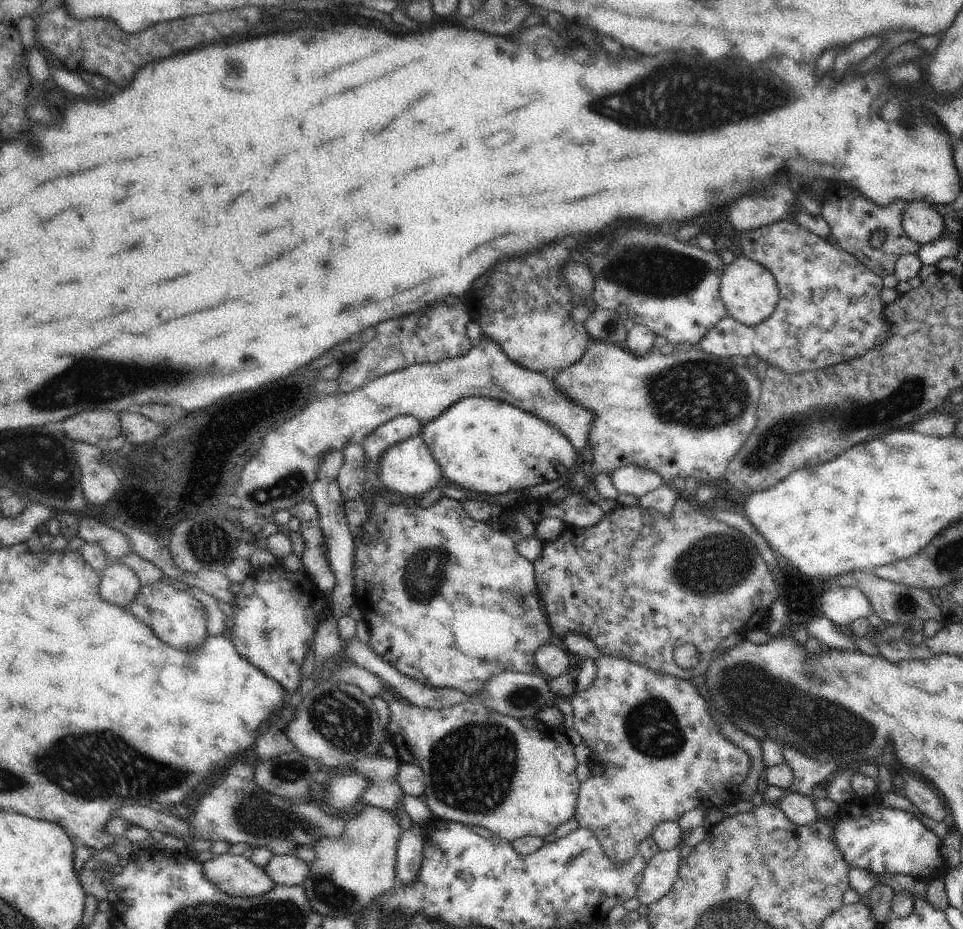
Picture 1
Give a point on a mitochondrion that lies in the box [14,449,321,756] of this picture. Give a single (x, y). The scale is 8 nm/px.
(290, 486)

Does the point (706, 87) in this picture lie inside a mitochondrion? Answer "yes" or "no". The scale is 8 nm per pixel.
yes

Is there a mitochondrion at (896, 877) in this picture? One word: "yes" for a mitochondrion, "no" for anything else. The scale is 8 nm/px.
no

